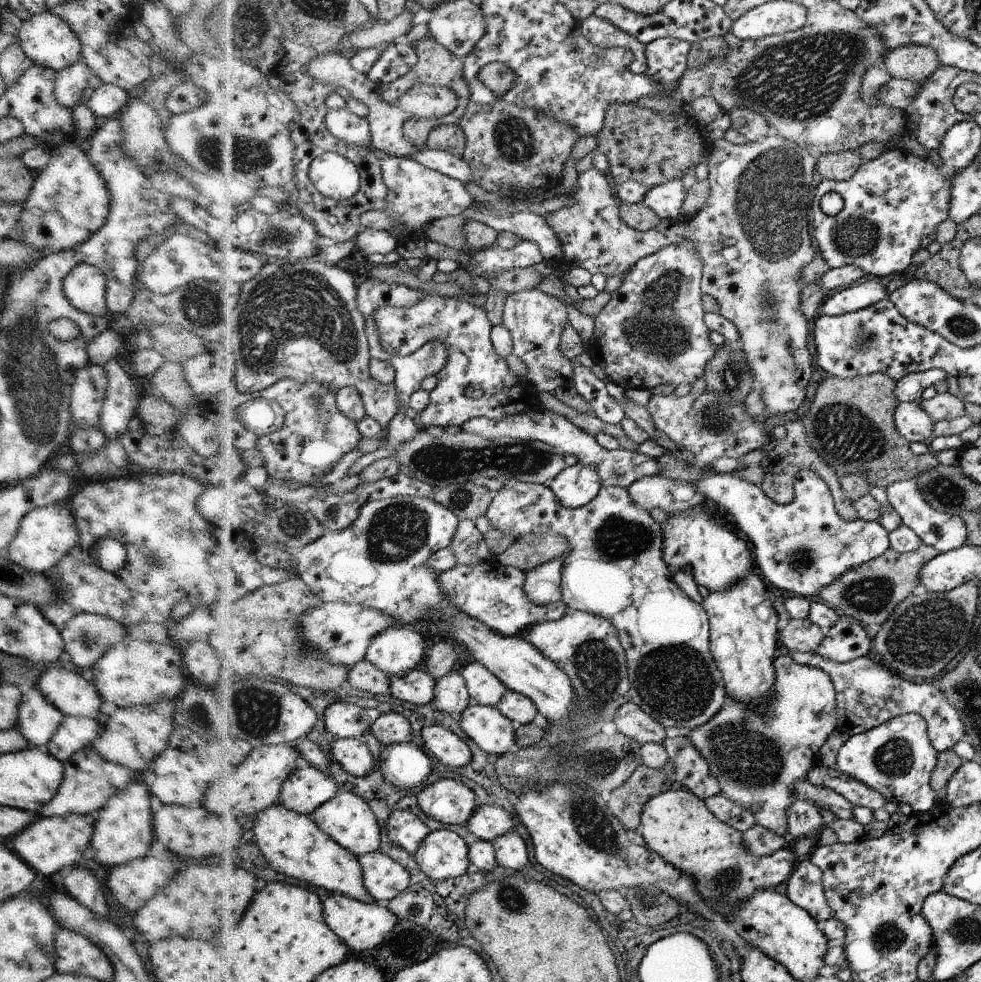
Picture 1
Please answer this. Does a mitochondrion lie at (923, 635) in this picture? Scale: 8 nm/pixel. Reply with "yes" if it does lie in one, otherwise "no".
yes

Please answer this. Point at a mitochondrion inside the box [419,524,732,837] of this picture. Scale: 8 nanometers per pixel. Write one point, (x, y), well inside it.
(675, 681)

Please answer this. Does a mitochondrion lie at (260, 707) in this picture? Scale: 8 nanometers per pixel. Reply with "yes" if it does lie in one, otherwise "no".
yes

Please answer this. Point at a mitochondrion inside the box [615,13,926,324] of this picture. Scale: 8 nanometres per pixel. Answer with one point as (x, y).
(799, 80)

